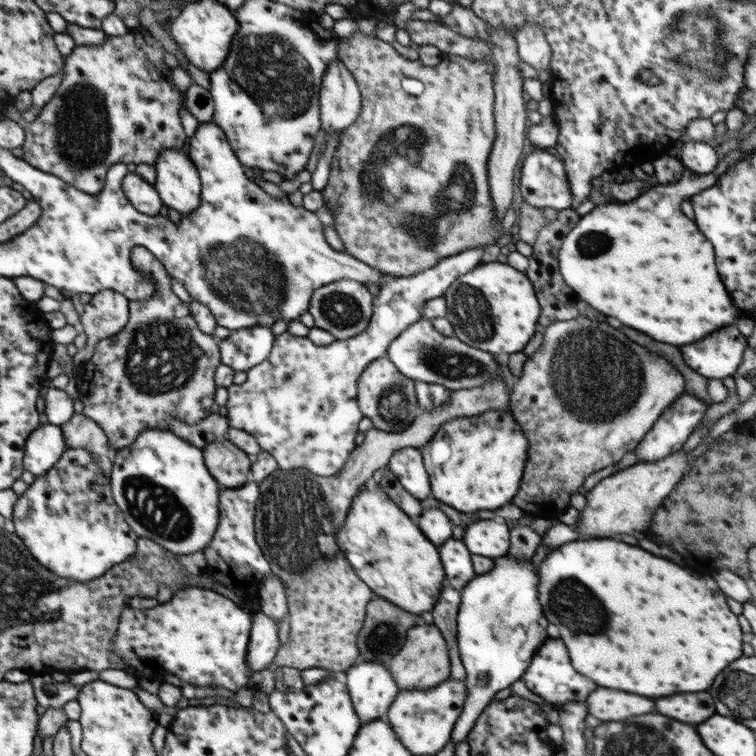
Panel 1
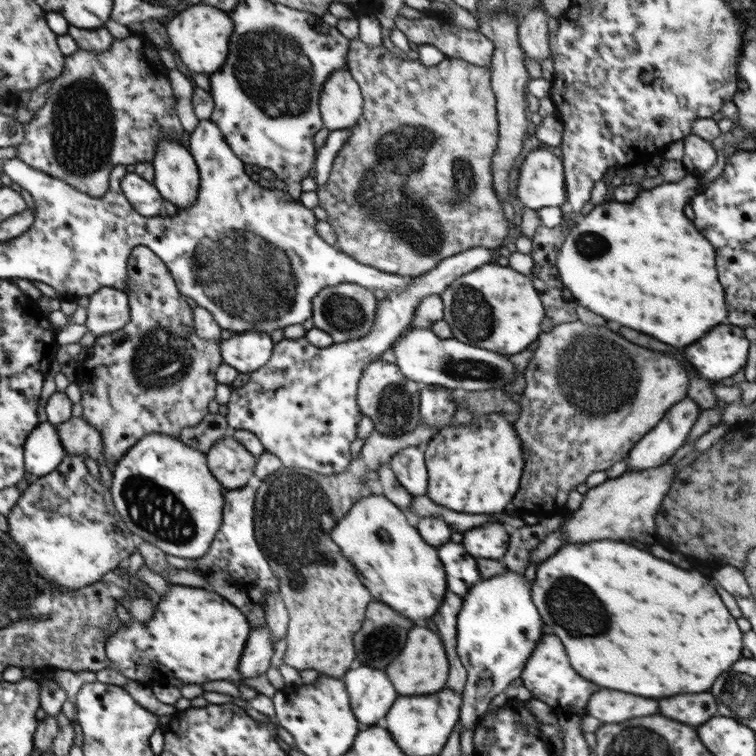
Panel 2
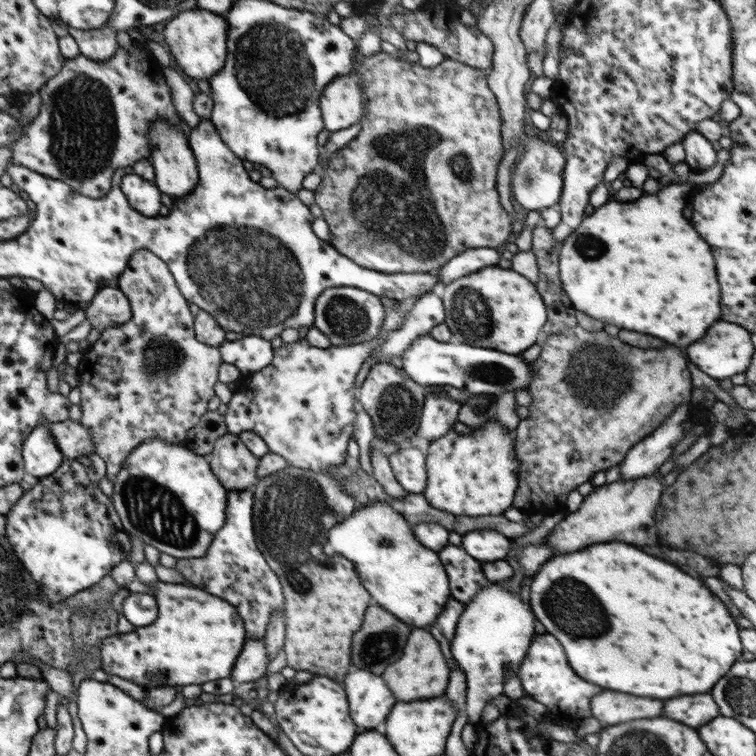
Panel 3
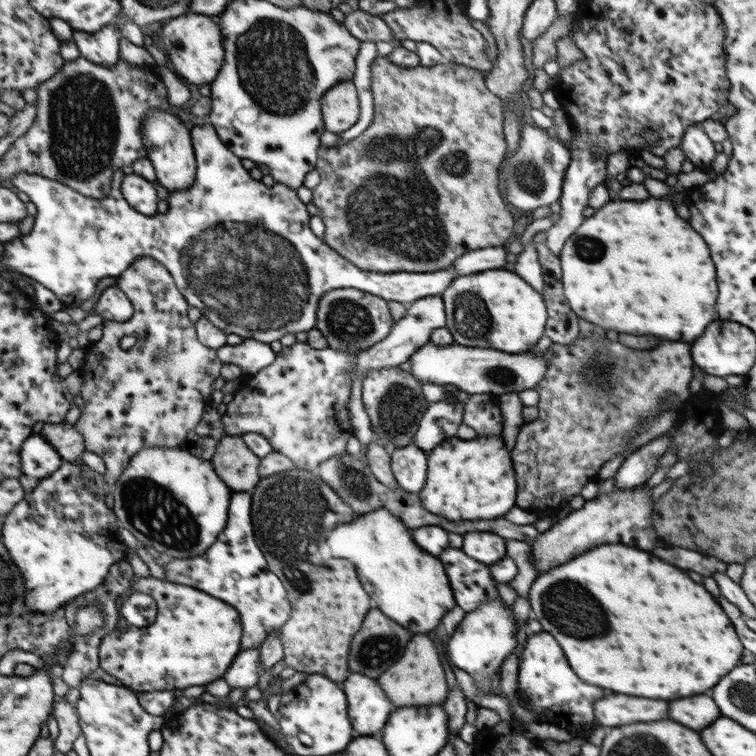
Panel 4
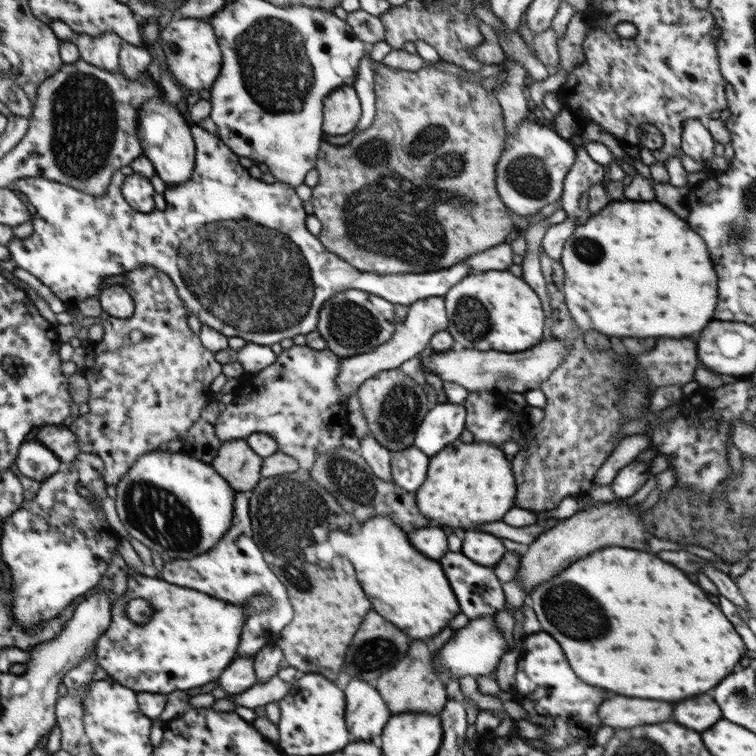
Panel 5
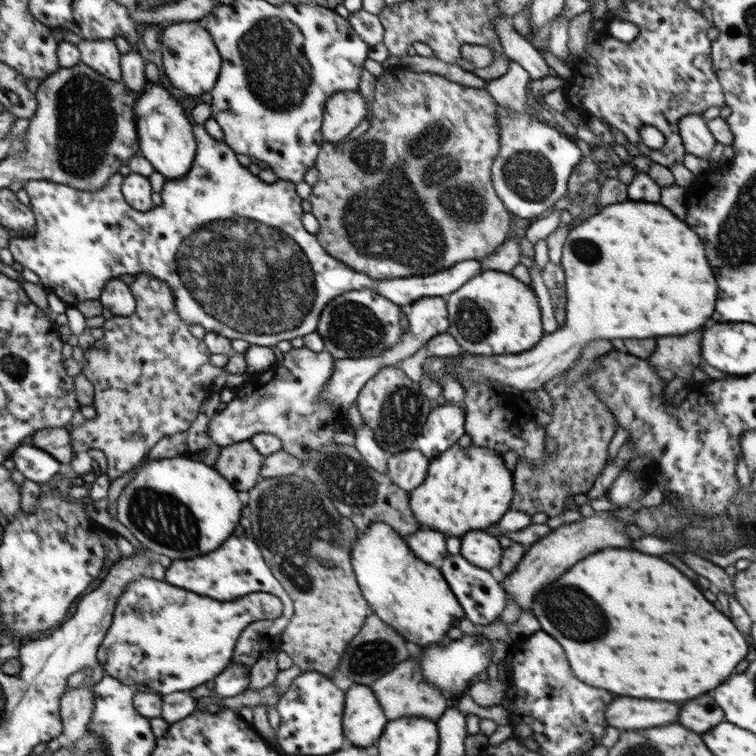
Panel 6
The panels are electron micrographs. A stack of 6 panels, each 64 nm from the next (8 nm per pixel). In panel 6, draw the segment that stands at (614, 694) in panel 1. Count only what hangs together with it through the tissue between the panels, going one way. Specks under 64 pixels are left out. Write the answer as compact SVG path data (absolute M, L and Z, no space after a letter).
M616 698L606 706L604 714L610 726L620 730L630 728L652 728L656 724L668 724L678 718L678 704L660 700L636 700L636 698Z

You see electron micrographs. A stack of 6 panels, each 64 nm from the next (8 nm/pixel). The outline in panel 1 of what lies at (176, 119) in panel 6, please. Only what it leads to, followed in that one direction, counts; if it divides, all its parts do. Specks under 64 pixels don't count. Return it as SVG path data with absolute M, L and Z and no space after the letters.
M166 148L154 166L157 173L155 187L164 204L181 216L188 216L200 207L202 178L198 166L184 154L184 150Z

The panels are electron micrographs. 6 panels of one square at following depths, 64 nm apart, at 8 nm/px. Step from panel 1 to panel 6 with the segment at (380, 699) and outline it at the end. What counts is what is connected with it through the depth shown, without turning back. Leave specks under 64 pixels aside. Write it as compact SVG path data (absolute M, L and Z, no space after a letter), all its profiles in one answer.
M352 684L345 693L342 727L352 744L372 746L388 722L374 691L364 684Z

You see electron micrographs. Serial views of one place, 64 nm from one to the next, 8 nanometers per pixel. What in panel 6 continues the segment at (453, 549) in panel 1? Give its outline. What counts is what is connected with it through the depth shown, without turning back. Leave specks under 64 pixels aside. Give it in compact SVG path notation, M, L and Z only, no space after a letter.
M452 554L452 556L444 558L440 568L442 568L444 578L448 580L448 587L458 598L458 603L466 619L475 625L486 625L498 617L500 618L507 604L507 593L504 591L502 582L498 582L488 570L468 564L468 560L464 560L464 556L460 556L460 554L456 554L456 556Z

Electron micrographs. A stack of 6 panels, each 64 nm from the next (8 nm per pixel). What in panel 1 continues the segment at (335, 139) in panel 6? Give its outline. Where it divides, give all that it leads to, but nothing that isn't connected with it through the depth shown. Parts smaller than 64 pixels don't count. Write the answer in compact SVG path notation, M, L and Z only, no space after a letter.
M340 59L328 63L322 77L318 110L326 143L333 134L351 127L361 110L361 93L354 75Z

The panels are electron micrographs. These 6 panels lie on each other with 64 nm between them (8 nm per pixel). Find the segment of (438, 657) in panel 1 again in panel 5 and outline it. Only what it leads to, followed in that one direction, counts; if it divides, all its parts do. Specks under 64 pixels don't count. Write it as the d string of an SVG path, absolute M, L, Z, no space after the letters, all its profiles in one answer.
M415 640L411 642L409 650L402 660L396 663L386 674L382 674L374 686L386 701L390 713L401 714L402 712L426 712L427 714L439 714L444 709L448 694L446 685L442 683L434 659L432 659L432 646L425 640Z

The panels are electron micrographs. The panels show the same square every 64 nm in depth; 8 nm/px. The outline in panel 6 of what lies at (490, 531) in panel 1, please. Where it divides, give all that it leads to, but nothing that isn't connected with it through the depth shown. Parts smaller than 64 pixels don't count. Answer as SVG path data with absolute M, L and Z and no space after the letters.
M468 532L462 538L460 554L478 568L490 571L494 566L499 566L503 549L496 536L486 532Z

